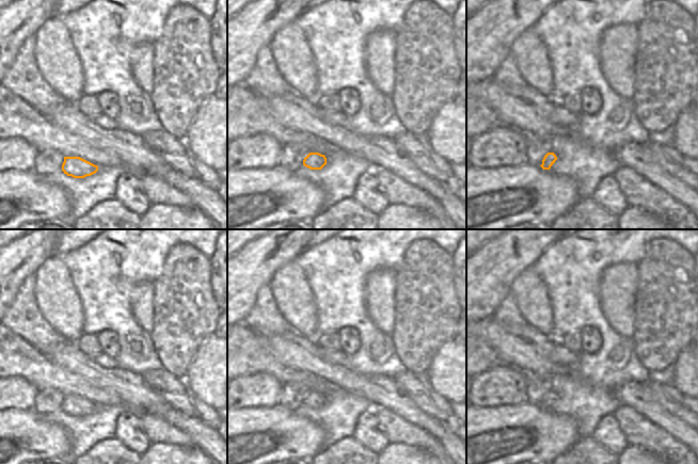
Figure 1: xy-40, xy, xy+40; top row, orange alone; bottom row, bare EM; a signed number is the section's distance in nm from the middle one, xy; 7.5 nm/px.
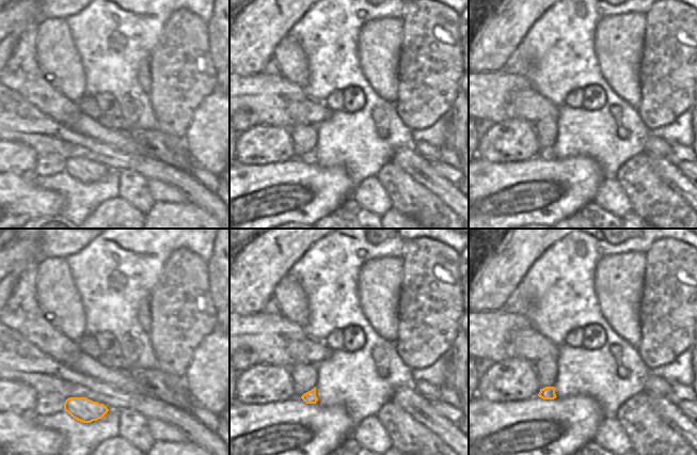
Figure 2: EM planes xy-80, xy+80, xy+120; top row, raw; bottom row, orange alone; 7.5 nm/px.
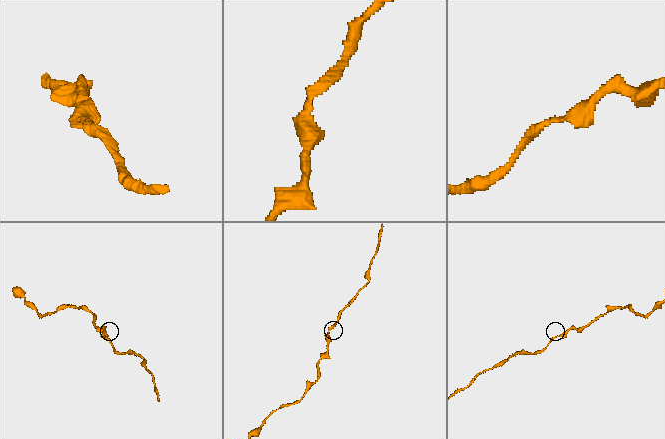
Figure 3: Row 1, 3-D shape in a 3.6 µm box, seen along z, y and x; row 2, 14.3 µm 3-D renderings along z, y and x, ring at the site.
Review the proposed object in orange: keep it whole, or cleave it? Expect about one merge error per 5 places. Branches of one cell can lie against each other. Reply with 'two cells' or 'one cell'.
one cell

